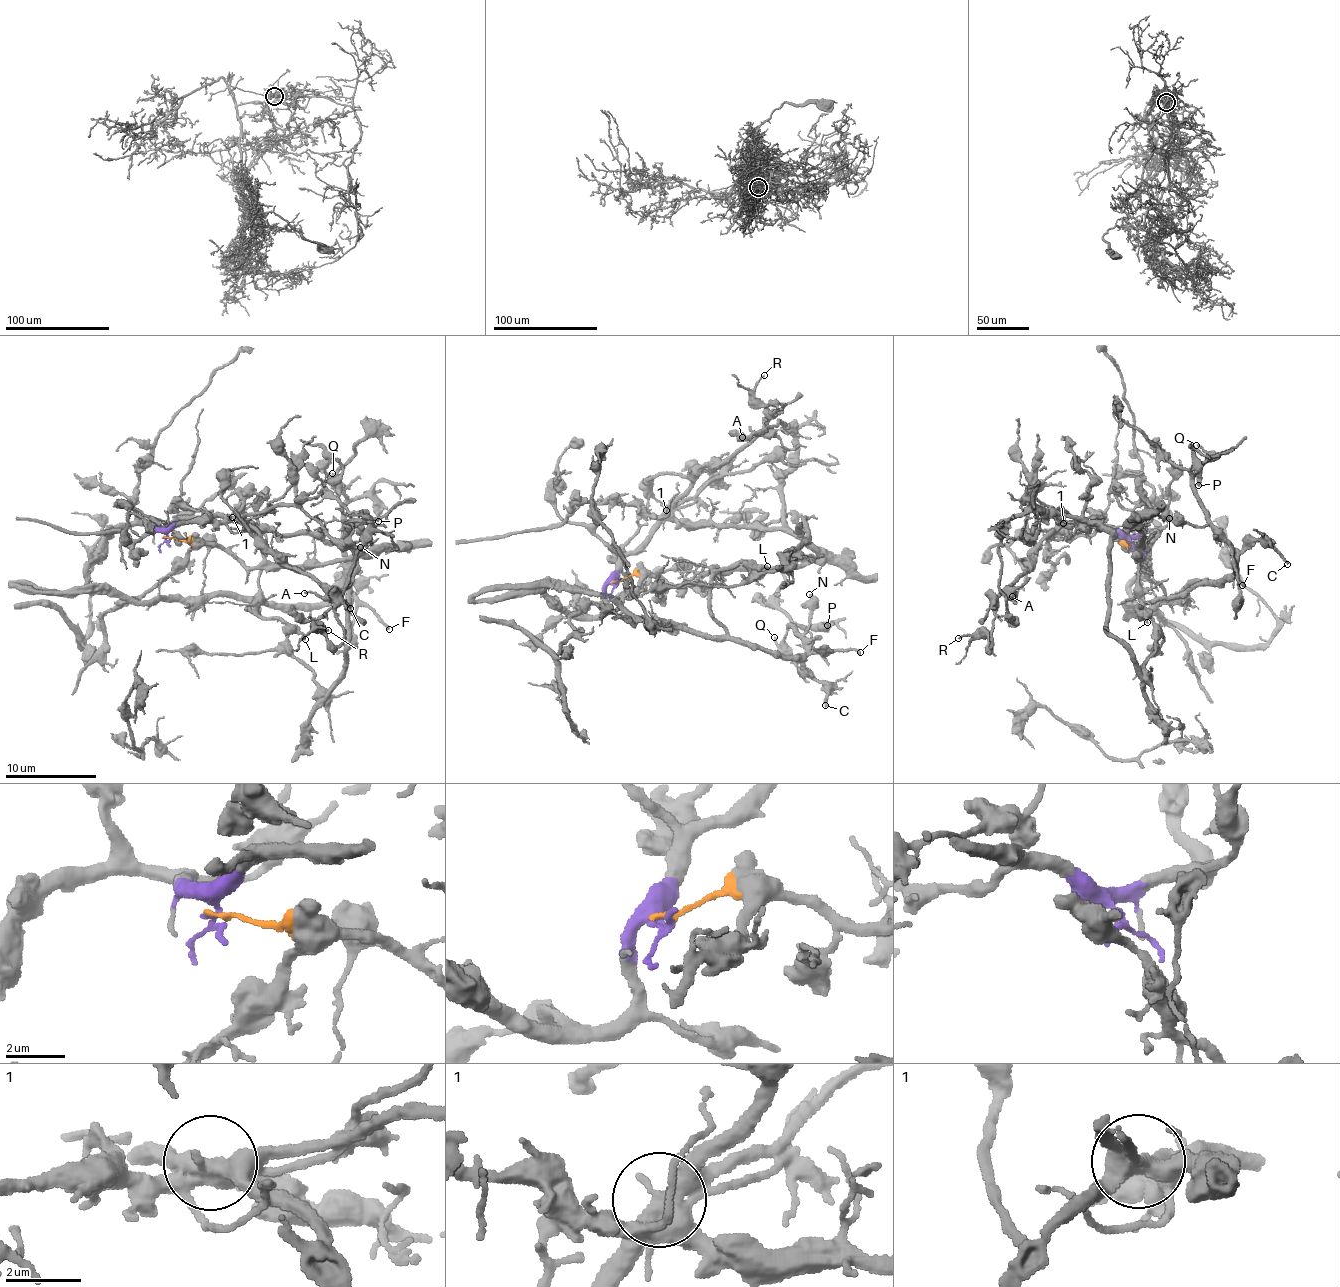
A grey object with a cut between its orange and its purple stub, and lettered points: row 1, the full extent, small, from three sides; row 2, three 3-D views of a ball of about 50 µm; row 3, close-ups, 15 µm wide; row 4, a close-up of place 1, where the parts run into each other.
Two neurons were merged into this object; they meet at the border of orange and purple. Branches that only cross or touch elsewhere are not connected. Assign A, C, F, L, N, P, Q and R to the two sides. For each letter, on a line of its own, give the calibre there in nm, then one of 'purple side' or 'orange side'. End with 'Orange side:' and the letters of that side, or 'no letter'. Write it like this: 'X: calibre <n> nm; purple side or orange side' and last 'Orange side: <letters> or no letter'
A: calibre 150 nm; purple side
C: calibre 220 nm; purple side
F: calibre 240 nm; purple side
L: calibre 200 nm; purple side
N: calibre 420 nm; purple side
P: calibre 280 nm; purple side
Q: calibre 150 nm; purple side
R: calibre 110 nm; purple side
Orange side: no letter

